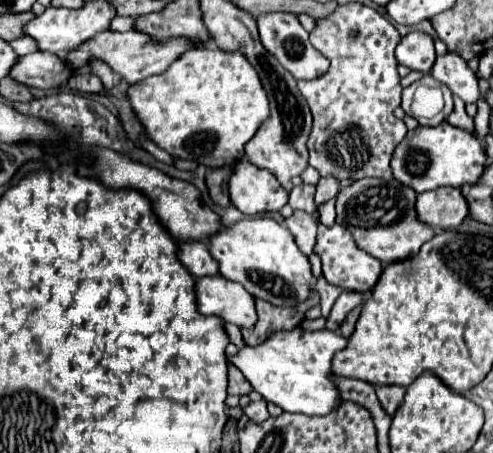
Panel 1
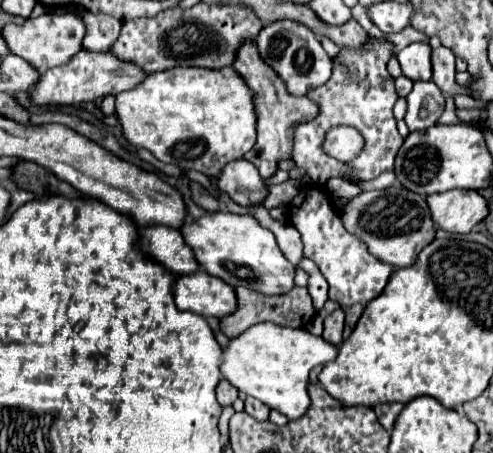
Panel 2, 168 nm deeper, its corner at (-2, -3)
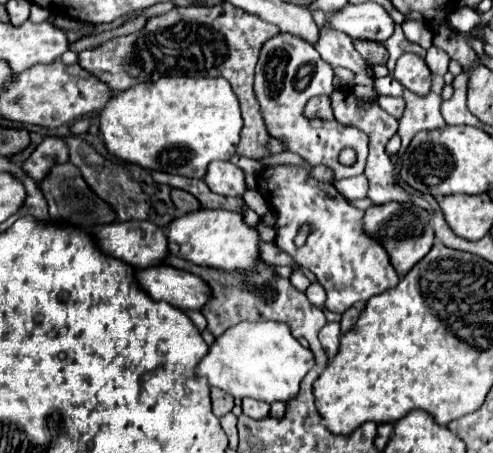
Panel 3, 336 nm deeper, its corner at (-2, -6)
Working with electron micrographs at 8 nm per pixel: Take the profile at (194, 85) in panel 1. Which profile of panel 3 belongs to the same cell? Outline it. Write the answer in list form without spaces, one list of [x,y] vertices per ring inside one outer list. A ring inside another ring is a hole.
[[[162,76],[156,82],[136,84],[118,92],[100,112],[100,134],[110,154],[140,164],[146,170],[160,170],[188,178],[202,178],[214,160],[230,160],[240,144],[240,130],[244,126],[240,104],[224,78],[188,78],[188,76]]]

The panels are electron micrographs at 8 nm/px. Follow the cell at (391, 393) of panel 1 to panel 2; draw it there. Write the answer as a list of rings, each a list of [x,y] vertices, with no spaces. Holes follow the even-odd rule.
[[[386,403],[386,405],[376,405],[376,407],[374,407],[374,411],[376,411],[376,415],[378,415],[378,421],[380,421],[380,425],[382,425],[386,431],[392,431],[392,425],[394,425],[398,413],[402,411],[402,407],[404,407],[404,405],[400,405],[400,403]]]

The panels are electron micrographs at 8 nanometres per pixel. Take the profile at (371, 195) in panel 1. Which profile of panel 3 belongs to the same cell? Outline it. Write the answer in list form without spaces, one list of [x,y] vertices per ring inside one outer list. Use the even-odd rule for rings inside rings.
[[[412,202],[374,204],[364,212],[362,224],[364,224],[366,236],[376,240],[388,252],[390,262],[392,262],[396,274],[400,274],[400,276],[404,276],[418,260],[422,260],[434,244],[434,228],[432,228],[430,214],[424,208],[420,212],[420,208]]]

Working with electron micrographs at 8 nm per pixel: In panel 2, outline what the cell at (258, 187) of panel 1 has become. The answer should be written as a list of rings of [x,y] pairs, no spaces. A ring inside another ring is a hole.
[[[246,159],[230,161],[220,171],[218,189],[228,193],[228,197],[242,207],[254,207],[266,195],[266,185],[264,185],[260,173]]]

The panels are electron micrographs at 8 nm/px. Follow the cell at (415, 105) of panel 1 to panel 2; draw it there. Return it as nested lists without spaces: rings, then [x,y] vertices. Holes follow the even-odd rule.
[[[432,81],[414,83],[406,101],[408,101],[408,111],[404,121],[410,131],[424,131],[426,127],[436,125],[440,111],[444,107],[444,95]]]

